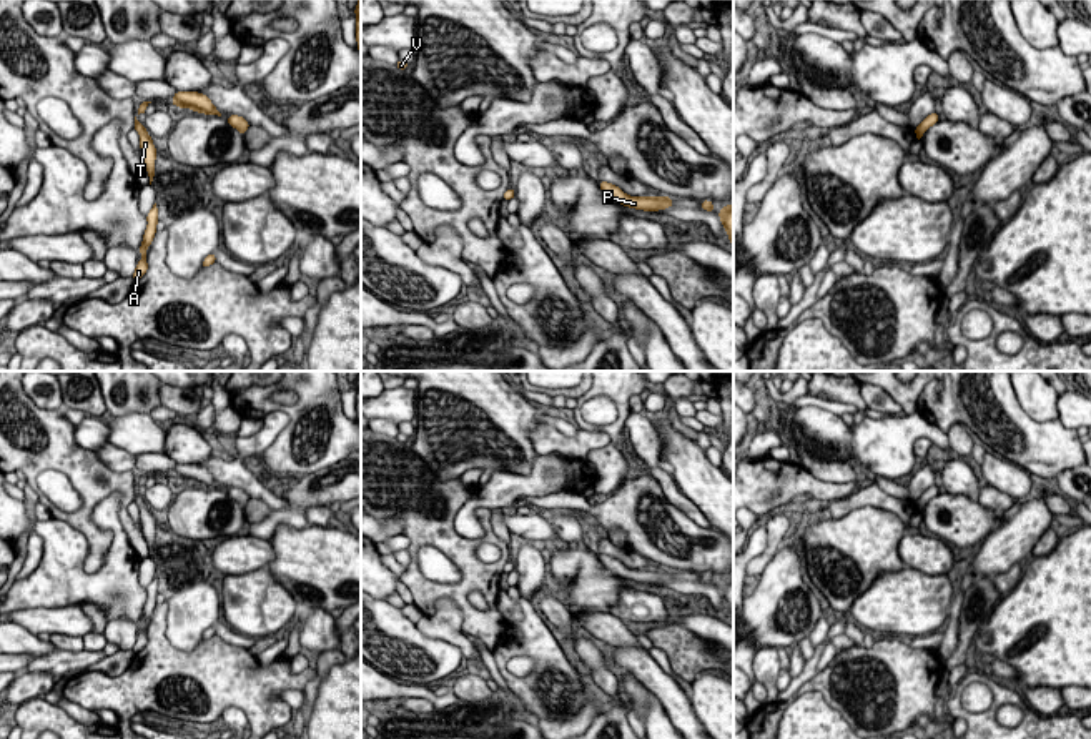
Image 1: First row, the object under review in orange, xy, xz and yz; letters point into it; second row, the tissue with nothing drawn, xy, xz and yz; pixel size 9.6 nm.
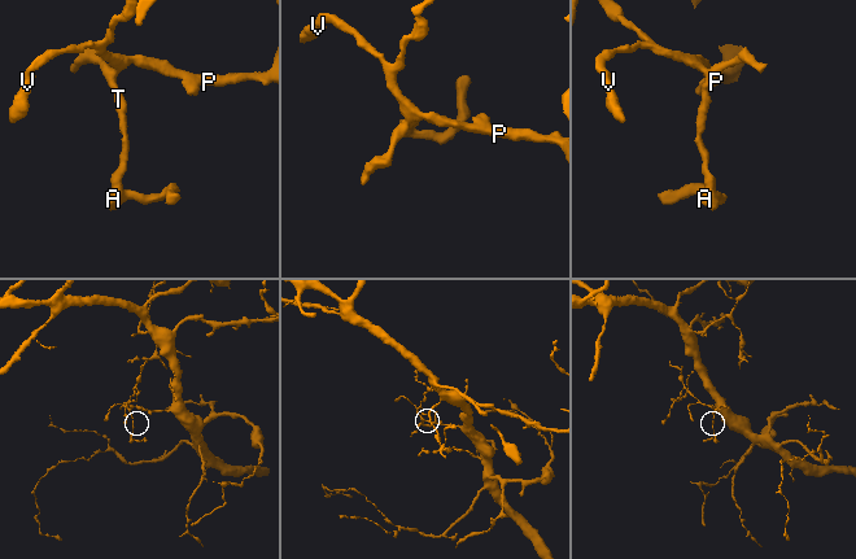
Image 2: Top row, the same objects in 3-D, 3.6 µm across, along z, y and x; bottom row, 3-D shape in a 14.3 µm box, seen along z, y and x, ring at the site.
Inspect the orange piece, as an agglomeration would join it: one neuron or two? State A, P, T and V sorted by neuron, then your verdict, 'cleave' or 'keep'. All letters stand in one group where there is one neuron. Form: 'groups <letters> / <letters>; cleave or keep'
groups A P T V; keep

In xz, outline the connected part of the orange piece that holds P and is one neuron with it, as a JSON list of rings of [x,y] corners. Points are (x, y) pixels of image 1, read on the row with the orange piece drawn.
[[[600,181],[599,186],[607,196],[619,201],[620,205],[644,211],[665,210],[674,205],[670,196],[629,196],[619,186],[607,181]]]

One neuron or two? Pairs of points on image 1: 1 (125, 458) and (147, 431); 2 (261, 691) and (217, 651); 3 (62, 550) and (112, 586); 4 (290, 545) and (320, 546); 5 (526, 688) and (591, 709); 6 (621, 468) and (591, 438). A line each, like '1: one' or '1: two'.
1: one
2: one
3: one
4: one
5: two
6: two

